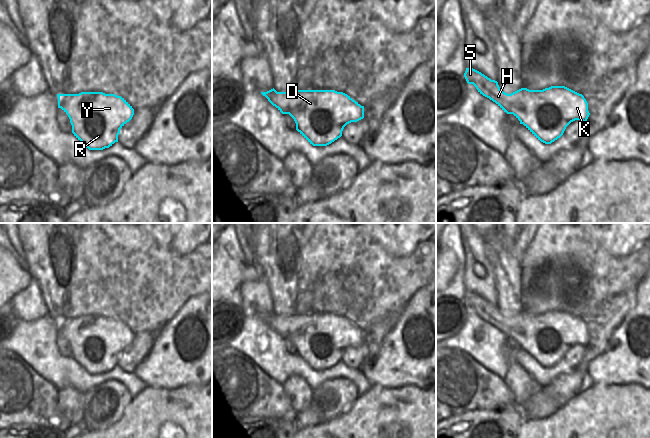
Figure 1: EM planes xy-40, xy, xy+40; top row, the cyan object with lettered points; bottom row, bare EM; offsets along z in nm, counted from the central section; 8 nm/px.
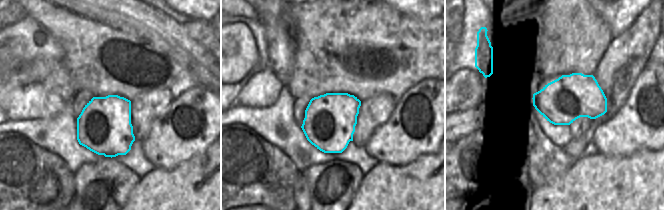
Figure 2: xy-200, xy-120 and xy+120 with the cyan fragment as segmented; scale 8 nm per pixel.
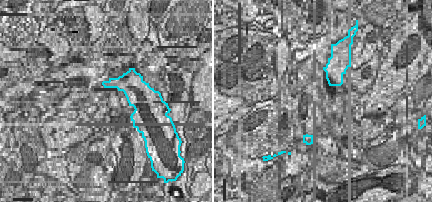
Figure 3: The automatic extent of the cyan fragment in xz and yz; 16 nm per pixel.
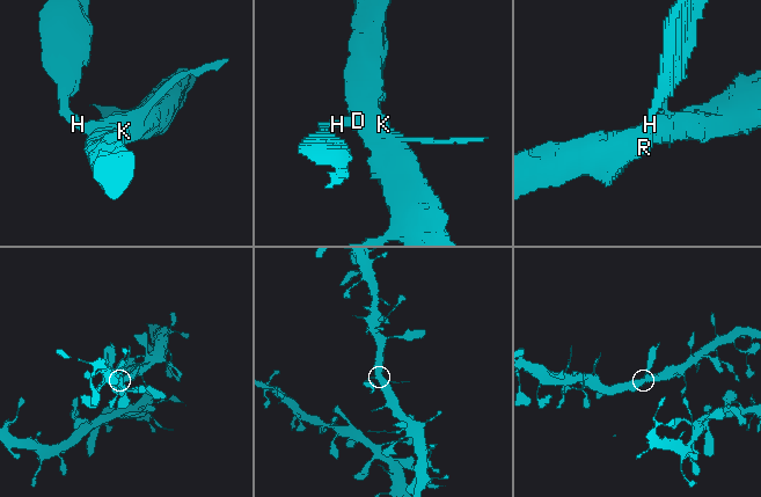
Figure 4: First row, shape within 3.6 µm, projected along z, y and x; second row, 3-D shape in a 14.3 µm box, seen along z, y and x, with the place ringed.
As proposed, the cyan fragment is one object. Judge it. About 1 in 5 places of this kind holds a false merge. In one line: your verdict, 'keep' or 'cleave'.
keep

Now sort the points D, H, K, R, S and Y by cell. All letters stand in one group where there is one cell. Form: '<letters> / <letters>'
D H K R S Y

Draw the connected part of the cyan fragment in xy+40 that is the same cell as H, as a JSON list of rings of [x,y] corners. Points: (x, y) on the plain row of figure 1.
[[[466,292],[464,301],[480,318],[495,326],[507,338],[513,338],[520,348],[545,368],[560,362],[571,346],[586,346],[590,339],[584,320],[565,310],[551,310],[543,314],[521,312],[507,318],[500,313],[497,305],[473,292]]]

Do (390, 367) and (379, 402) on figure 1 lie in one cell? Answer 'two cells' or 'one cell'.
two cells

